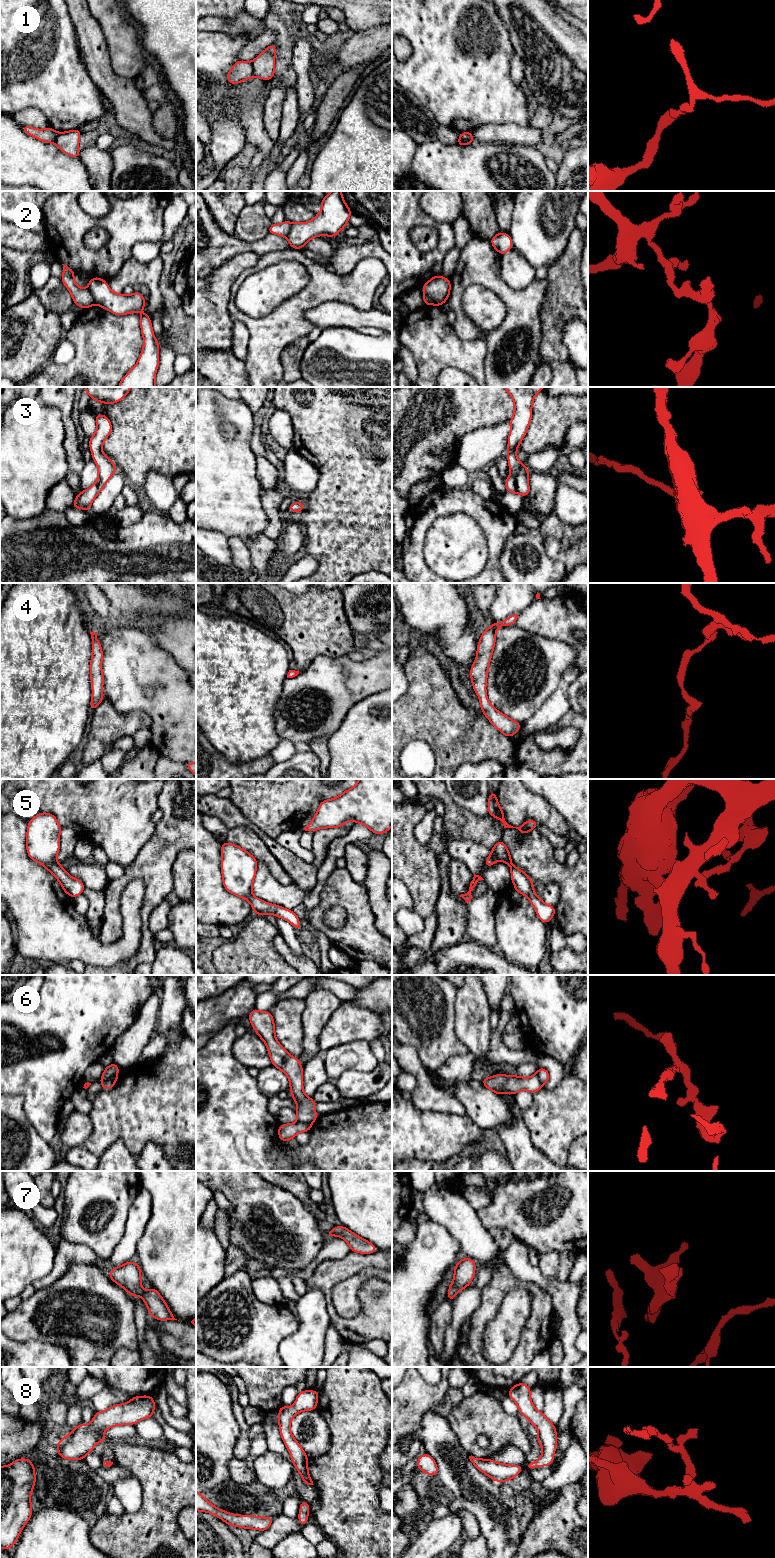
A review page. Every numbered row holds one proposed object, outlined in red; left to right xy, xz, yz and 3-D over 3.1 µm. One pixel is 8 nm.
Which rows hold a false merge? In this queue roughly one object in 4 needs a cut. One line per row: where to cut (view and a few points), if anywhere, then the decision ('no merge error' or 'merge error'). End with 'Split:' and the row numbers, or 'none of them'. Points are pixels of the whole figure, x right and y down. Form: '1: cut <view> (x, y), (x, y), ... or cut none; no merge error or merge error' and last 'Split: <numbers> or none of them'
1: cut xz (251, 62), (254, 68), (254, 75); merge error
2: cut xy (87, 288), (95, 304); merge error
3: cut none; no merge error
4: cut none; no merge error
5: cut none; no merge error
6: cut xy (117, 1075), (100, 1081); merge error
7: cut none; no merge error
8: cut none; no merge error
Split: 1, 2, 6

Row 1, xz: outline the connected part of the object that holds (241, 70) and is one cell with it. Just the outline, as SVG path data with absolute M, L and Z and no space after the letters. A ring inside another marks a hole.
M244 60L237 61L230 69L226 81L231 84L239 84L246 79L254 76L254 68L252 62Z

